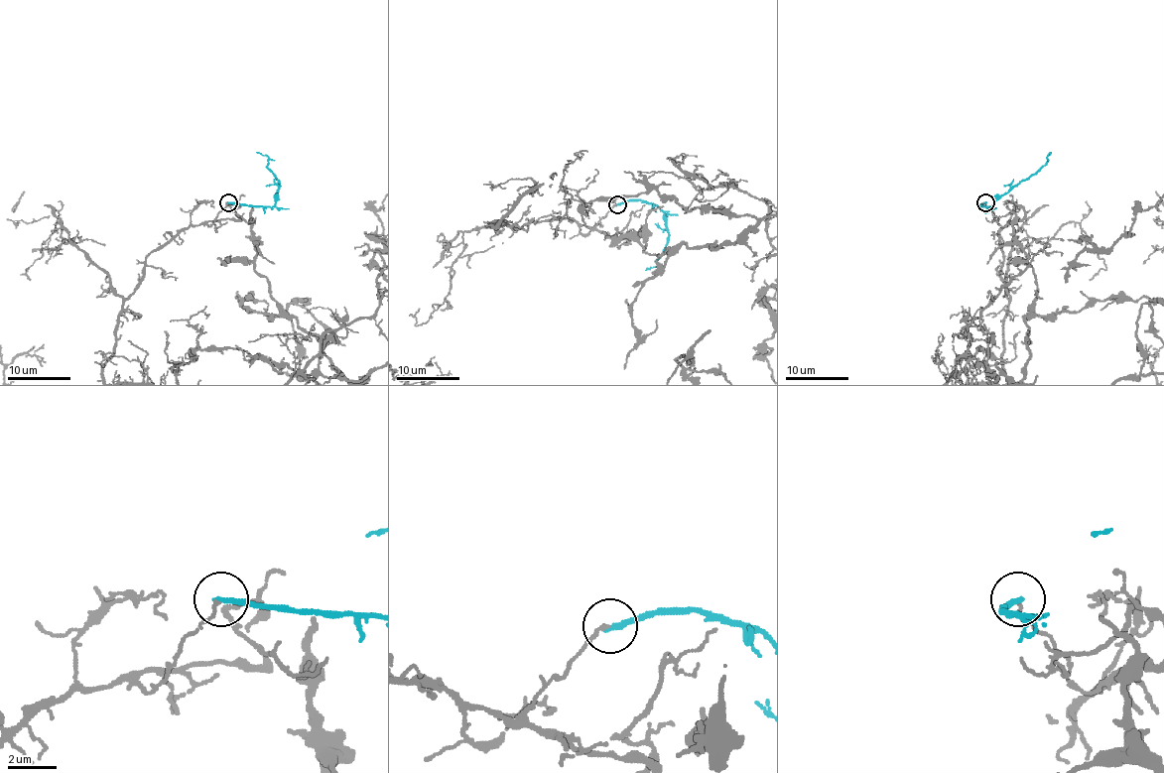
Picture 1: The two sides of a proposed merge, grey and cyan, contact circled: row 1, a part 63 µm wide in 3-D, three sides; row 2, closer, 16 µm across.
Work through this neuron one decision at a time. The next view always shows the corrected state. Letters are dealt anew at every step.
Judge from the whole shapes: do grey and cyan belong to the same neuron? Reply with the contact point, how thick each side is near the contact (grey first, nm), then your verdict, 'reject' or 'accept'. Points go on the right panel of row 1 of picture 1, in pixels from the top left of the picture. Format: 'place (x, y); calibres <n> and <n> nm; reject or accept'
place (985, 202); calibres 130 and 240 nm; reject

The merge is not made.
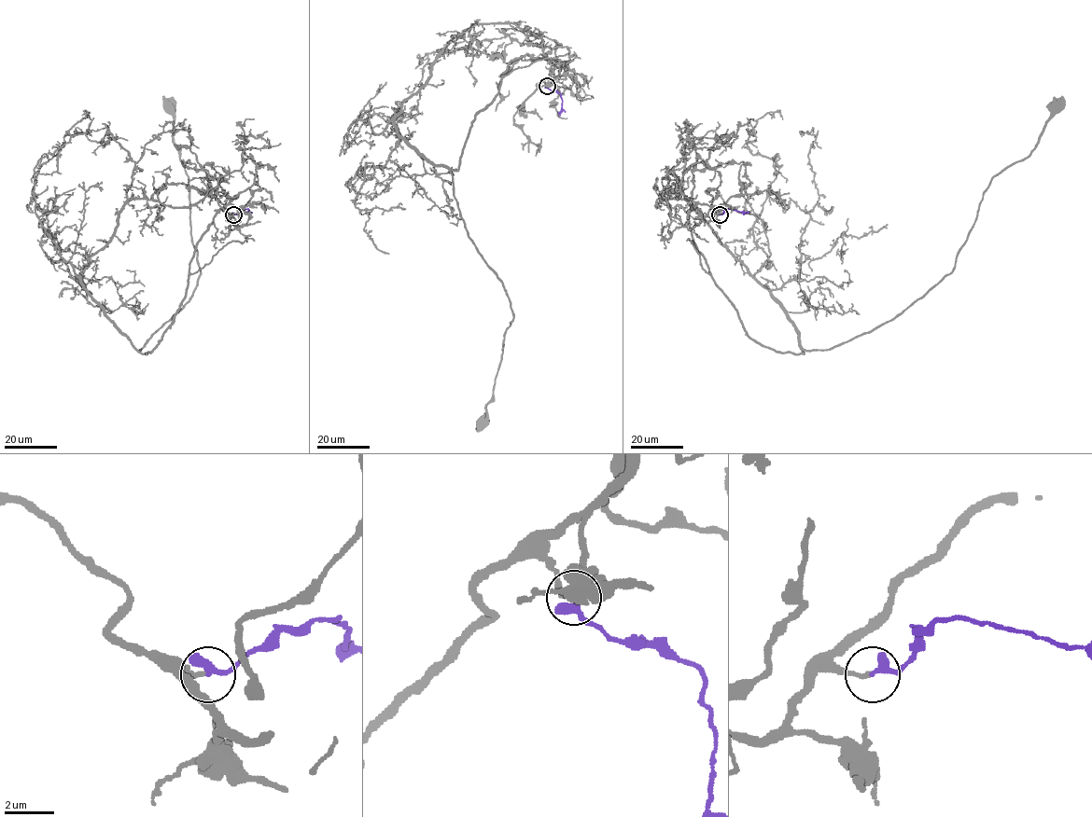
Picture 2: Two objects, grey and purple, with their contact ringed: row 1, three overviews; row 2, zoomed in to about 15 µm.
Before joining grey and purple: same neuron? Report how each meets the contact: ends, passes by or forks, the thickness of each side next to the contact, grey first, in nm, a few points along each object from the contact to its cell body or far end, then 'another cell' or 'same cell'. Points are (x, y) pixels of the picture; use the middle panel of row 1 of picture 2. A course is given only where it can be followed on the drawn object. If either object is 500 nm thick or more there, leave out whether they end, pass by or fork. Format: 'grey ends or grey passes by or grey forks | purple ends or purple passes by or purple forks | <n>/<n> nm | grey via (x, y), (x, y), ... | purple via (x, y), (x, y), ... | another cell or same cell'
grey ends | purple passes by | 200/240 nm | grey via (547, 86), (551, 62), (528, 54), (511, 61), (450, 171), (468, 236), (503, 285), (513, 316), (482, 422) | purple via (547, 86), (561, 94), (559, 116) | another cell

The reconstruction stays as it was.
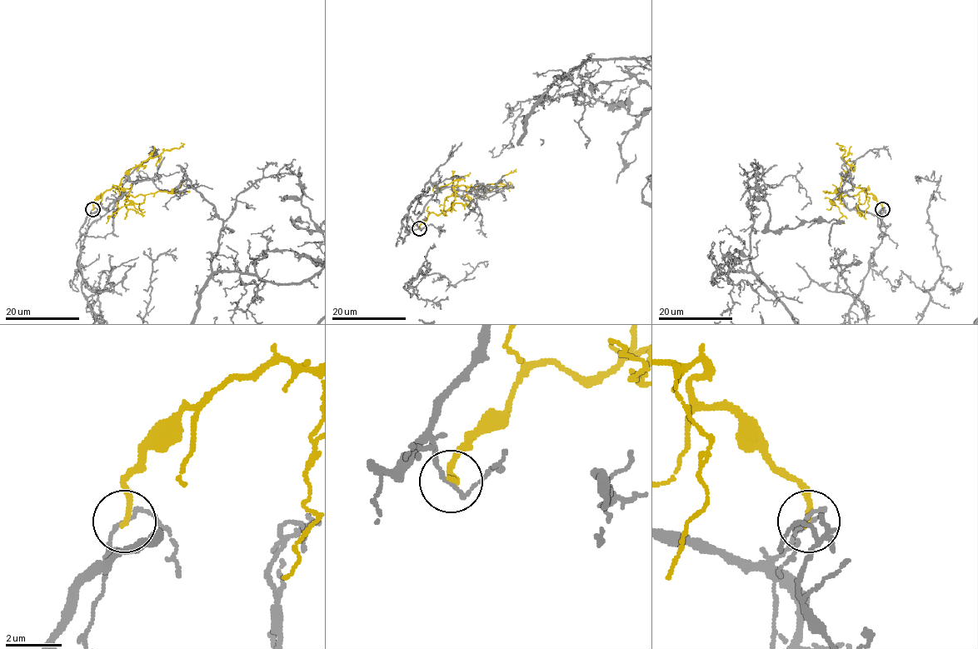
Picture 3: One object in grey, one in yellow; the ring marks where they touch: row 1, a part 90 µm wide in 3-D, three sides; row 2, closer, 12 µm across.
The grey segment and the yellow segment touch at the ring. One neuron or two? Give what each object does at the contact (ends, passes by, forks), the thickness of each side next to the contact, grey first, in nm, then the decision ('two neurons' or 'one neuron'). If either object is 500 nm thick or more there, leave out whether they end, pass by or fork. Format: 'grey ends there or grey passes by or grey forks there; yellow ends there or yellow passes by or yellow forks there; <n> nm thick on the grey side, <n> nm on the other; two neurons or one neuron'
grey passes by; yellow ends there; 100 nm thick on the grey side, 200 nm on the other; two neurons

